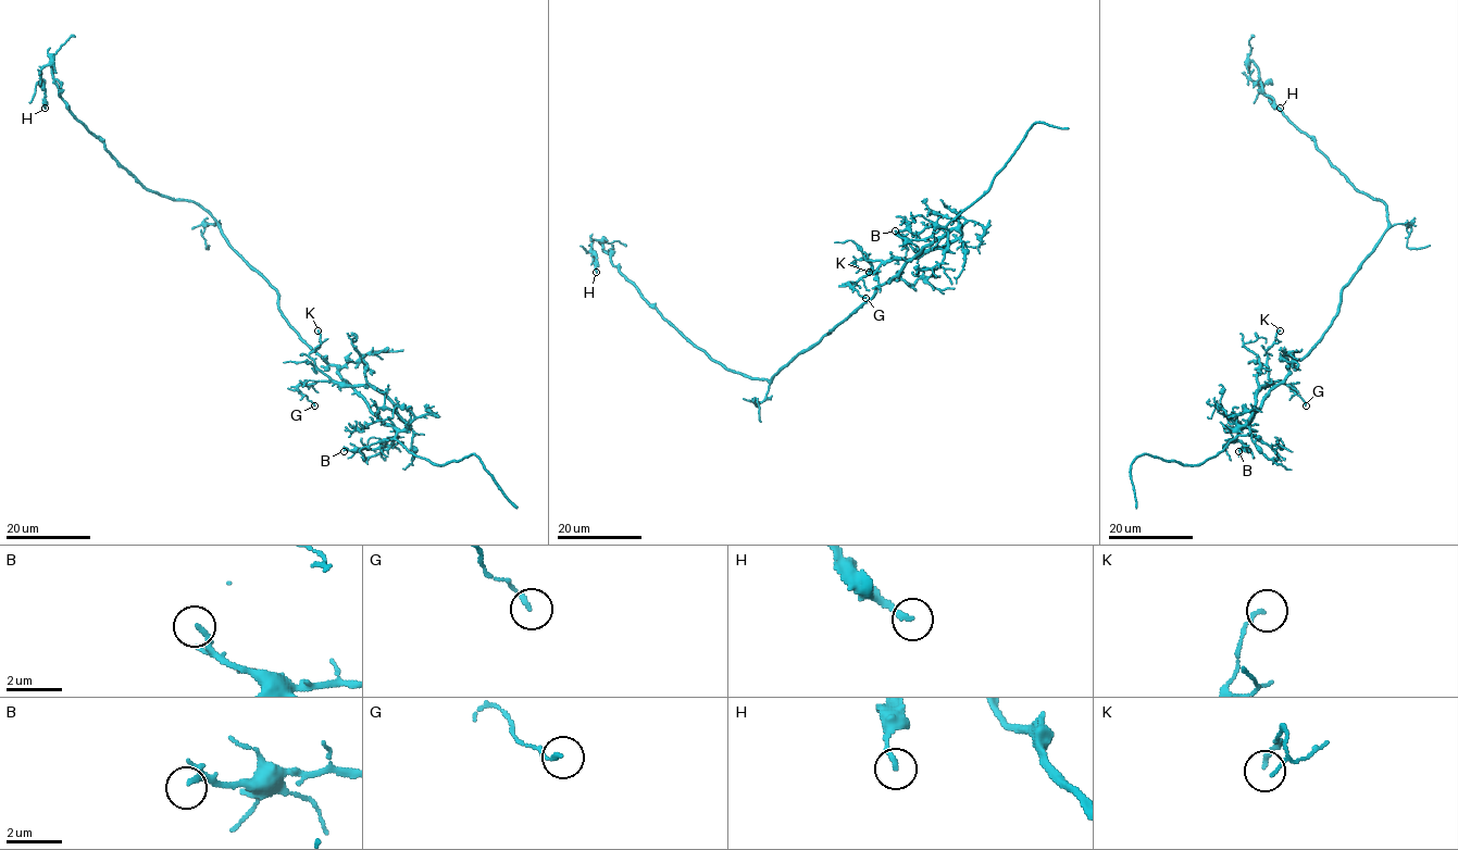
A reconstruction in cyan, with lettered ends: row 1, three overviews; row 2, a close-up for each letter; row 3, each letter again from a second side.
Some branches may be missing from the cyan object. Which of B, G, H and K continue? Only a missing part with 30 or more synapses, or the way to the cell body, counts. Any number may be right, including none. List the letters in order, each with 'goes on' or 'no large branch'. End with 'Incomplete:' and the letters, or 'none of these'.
B: no large branch
G: no large branch
H: no large branch
K: no large branch
Incomplete: none of these

